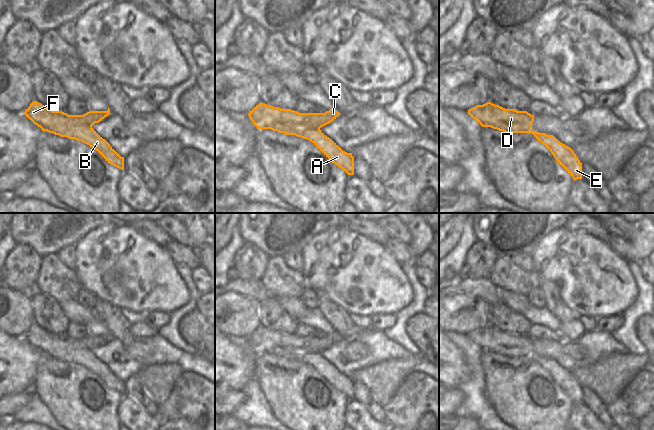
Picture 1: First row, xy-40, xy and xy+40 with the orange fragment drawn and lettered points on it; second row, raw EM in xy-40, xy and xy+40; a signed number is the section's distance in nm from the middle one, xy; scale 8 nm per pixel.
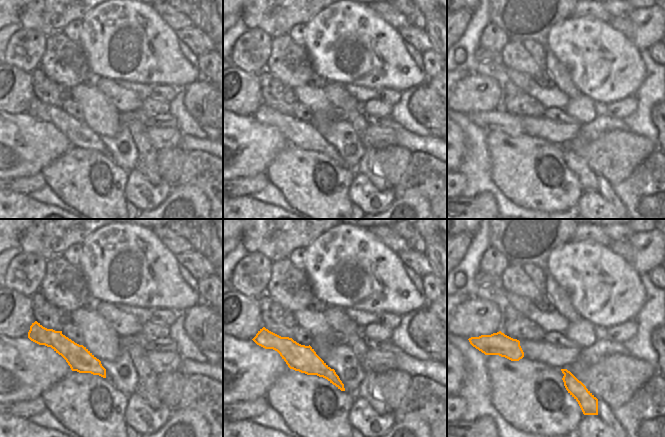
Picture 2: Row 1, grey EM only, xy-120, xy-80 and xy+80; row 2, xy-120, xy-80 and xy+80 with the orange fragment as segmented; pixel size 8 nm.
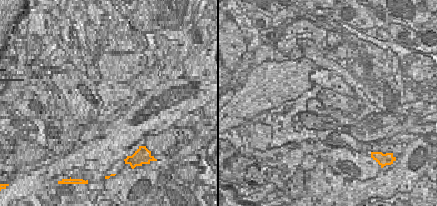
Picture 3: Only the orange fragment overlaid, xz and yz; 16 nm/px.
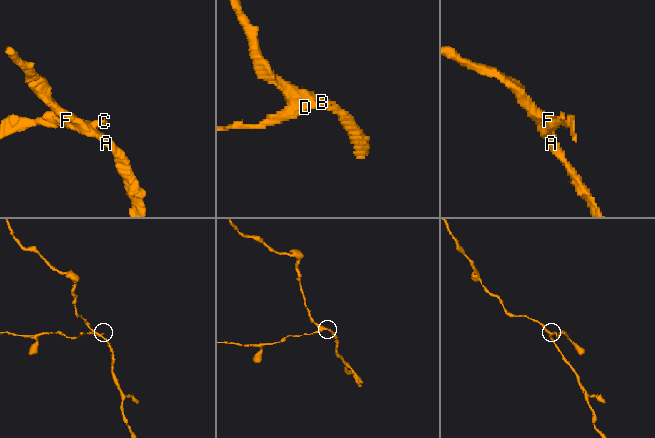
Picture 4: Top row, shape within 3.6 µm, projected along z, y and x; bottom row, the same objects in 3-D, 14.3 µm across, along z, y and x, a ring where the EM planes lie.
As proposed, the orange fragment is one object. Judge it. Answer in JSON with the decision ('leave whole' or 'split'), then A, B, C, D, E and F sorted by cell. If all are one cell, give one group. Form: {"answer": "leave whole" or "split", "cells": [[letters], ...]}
{"answer": "split", "cells": [["A", "B", "E", "F"], ["C", "D"]]}

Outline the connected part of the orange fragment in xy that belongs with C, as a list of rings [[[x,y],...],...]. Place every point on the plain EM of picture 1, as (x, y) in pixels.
[[[259,327],[248,338],[257,353],[271,353],[279,357],[299,357],[320,353],[334,345],[340,337],[333,331],[325,337],[299,337]]]

